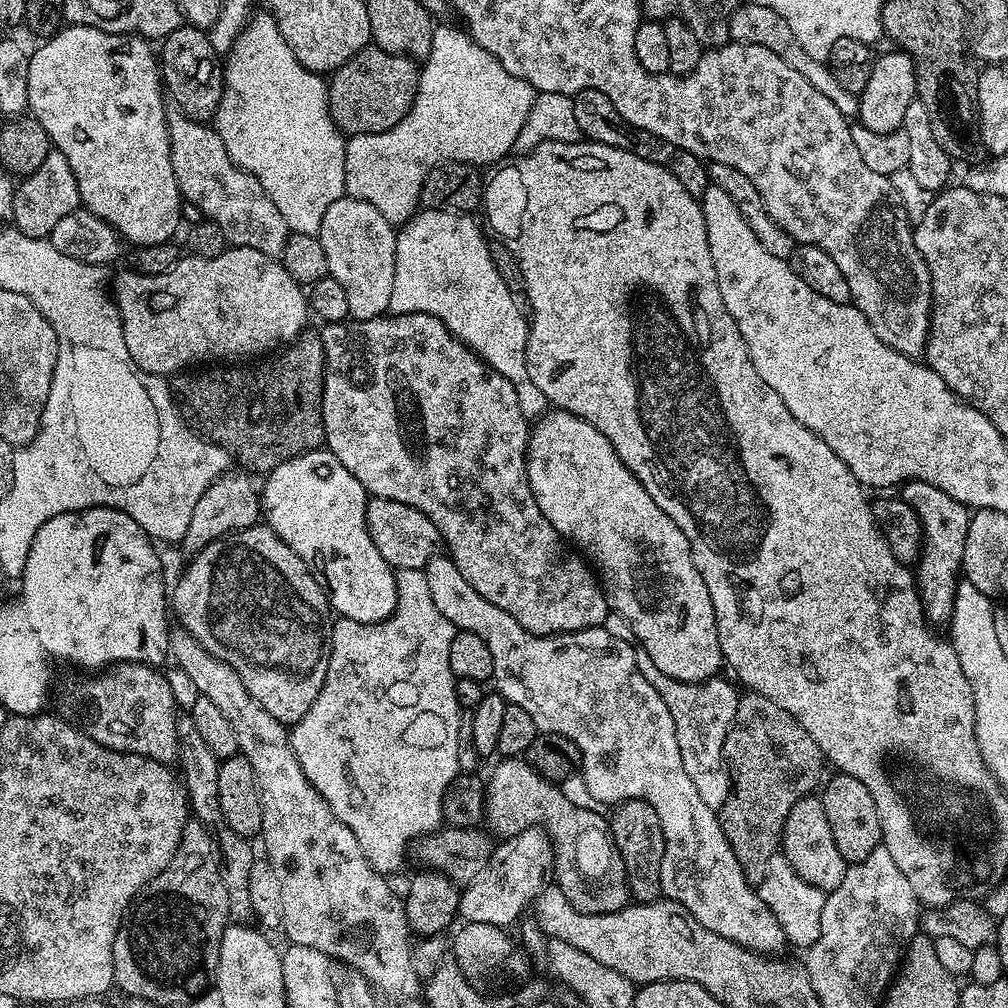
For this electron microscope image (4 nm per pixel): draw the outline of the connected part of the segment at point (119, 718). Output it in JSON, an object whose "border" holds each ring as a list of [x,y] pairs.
{"border":[[[113,664],[107,670],[101,671],[93,680],[76,680],[68,688],[64,700],[72,711],[71,719],[94,742],[119,752],[129,752],[157,760],[169,766],[177,763],[180,755],[178,730],[176,721],[176,696],[168,685],[166,677],[150,664]]]}

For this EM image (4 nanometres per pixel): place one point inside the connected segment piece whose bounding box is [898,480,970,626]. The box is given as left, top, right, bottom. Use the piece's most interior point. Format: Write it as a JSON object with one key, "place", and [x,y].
{"place":[944,520]}

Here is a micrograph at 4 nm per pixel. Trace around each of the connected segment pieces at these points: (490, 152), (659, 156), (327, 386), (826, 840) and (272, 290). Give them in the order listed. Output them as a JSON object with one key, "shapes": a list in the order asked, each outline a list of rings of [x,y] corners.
{"shapes":[[[[448,24],[442,25],[441,28],[440,25],[433,27],[430,54],[423,60],[420,70],[418,94],[414,98],[410,110],[402,118],[402,122],[398,122],[394,127],[385,132],[367,132],[366,134],[347,137],[347,180],[345,182],[345,193],[358,198],[362,202],[370,202],[370,206],[374,206],[374,210],[378,210],[378,214],[382,214],[382,218],[386,218],[392,225],[399,226],[405,224],[411,216],[416,215],[424,180],[430,174],[430,170],[436,167],[437,164],[445,162],[479,162],[481,165],[492,163],[492,165],[495,165],[497,162],[503,161],[509,155],[507,152],[511,153],[515,149],[518,130],[522,130],[523,124],[526,123],[526,114],[530,114],[530,106],[535,102],[537,95],[536,89],[530,87],[526,82],[522,82],[522,78],[514,78],[506,70],[502,70],[502,66],[498,61],[486,50],[482,50],[482,46],[478,46],[478,42],[474,42],[463,27],[457,26],[457,28],[451,28]]],[[[587,88],[576,93],[572,97],[572,101],[574,102],[574,119],[578,121],[580,135],[591,143],[605,144],[606,146],[614,146],[618,150],[633,152],[638,154],[638,158],[646,158],[655,164],[670,166],[671,171],[676,174],[683,173],[684,164],[695,165],[697,163],[694,154],[674,146],[674,142],[666,142],[662,138],[626,122],[626,118],[622,118],[622,114],[618,114],[618,110],[614,110],[614,102],[610,102],[610,98],[606,98],[606,94],[602,94],[602,90]]],[[[385,314],[372,320],[353,320],[351,318],[338,324],[324,324],[318,335],[325,352],[324,366],[324,444],[327,451],[334,453],[338,462],[362,482],[369,497],[377,496],[394,502],[402,502],[406,506],[414,506],[438,530],[447,555],[462,570],[462,578],[486,598],[486,602],[494,602],[498,610],[506,610],[514,622],[518,622],[527,632],[535,636],[560,636],[564,632],[581,632],[587,628],[599,628],[608,617],[608,600],[604,597],[604,589],[593,569],[586,563],[579,551],[573,550],[563,536],[546,522],[546,514],[538,510],[538,502],[534,502],[534,494],[528,481],[528,438],[530,420],[522,414],[522,406],[518,402],[516,388],[502,374],[484,363],[472,349],[468,348],[438,318],[430,314]]],[[[811,794],[794,802],[786,817],[782,855],[798,870],[798,875],[806,878],[810,886],[818,886],[826,894],[842,886],[842,878],[846,878],[848,863],[838,854],[838,846],[834,843],[834,833],[830,830],[830,822],[826,819],[826,810],[822,810],[819,795]]],[[[229,246],[224,249],[222,254],[218,254],[218,258],[202,258],[201,256],[188,254],[180,259],[170,270],[166,270],[166,274],[154,274],[151,276],[150,274],[142,274],[135,270],[127,271],[120,272],[117,276],[114,276],[114,284],[116,280],[116,292],[114,291],[116,308],[120,311],[120,321],[124,324],[126,350],[130,350],[130,358],[134,358],[134,362],[138,367],[152,376],[171,378],[183,373],[185,370],[191,369],[193,365],[203,365],[200,364],[203,360],[212,360],[208,362],[224,362],[228,360],[226,359],[227,356],[242,358],[245,352],[254,352],[260,348],[267,348],[268,345],[276,344],[279,340],[288,339],[297,330],[305,330],[306,322],[310,320],[310,305],[305,289],[287,272],[283,263],[277,257],[267,256],[258,250]]]]}

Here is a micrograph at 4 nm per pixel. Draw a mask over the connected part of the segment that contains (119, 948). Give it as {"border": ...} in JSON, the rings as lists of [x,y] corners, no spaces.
{"border":[[[190,818],[182,830],[182,842],[170,858],[170,866],[162,870],[144,888],[142,895],[133,903],[120,933],[114,942],[114,984],[121,988],[125,997],[149,1000],[158,1006],[181,1004],[187,1006],[209,990],[216,975],[222,934],[229,927],[228,895],[220,863],[217,841],[206,825]]]}

